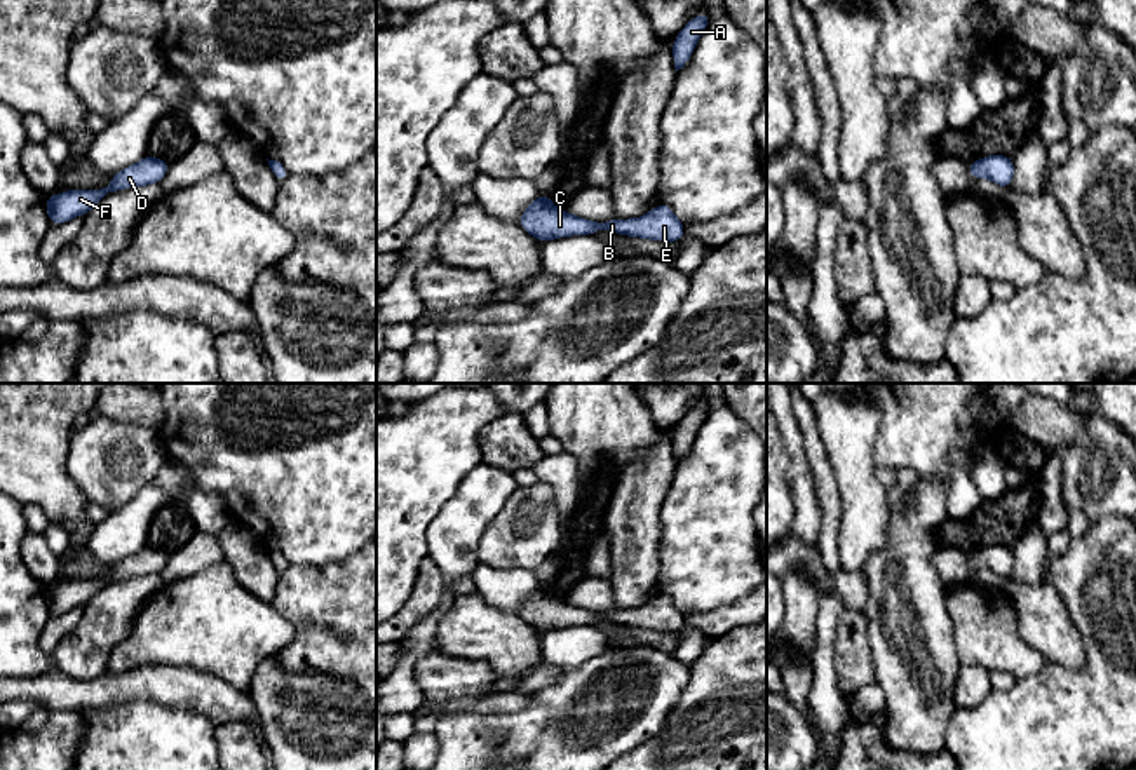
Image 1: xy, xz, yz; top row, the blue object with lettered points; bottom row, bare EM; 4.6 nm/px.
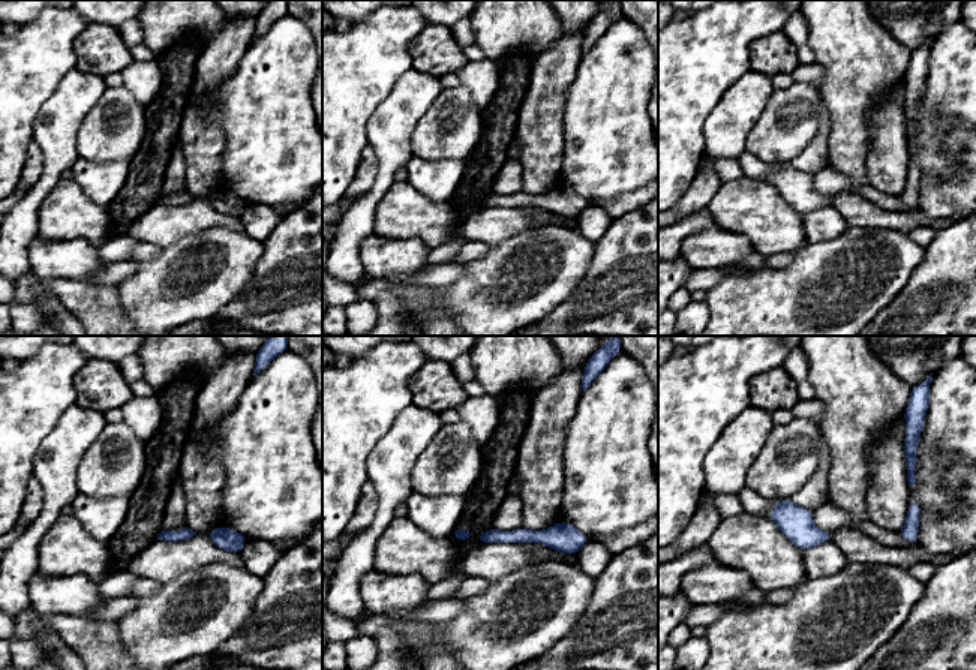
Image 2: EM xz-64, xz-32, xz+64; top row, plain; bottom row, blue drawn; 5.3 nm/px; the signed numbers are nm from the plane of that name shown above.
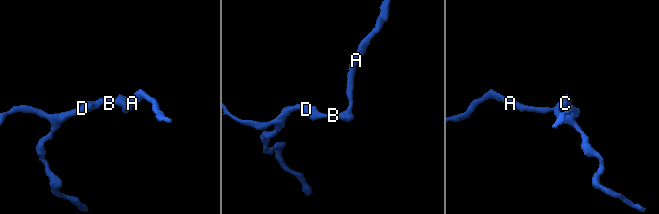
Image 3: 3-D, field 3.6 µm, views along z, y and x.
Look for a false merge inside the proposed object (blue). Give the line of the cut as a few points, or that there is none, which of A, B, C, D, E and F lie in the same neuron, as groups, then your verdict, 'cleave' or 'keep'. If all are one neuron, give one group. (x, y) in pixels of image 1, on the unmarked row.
no cut | A B C D E F | keep

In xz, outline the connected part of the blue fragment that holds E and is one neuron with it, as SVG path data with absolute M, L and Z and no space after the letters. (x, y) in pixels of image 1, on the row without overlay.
M540 584L521 605L517 615L531 624L540 634L570 625L592 625L605 618L629 627L662 632L678 632L685 624L671 596L659 594L648 605L634 610L589 611L559 599L545 584Z

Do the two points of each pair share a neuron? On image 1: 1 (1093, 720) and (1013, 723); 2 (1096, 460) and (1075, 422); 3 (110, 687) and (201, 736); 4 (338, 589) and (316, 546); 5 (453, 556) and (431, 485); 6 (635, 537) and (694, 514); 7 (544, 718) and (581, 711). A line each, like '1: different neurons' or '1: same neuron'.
1: same neuron
2: different neurons
3: different neurons
4: different neurons
5: different neurons
6: different neurons
7: same neuron

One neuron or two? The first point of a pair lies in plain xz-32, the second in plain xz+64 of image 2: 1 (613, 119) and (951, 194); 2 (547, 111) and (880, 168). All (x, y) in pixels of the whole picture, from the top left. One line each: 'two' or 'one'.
1: two
2: one

